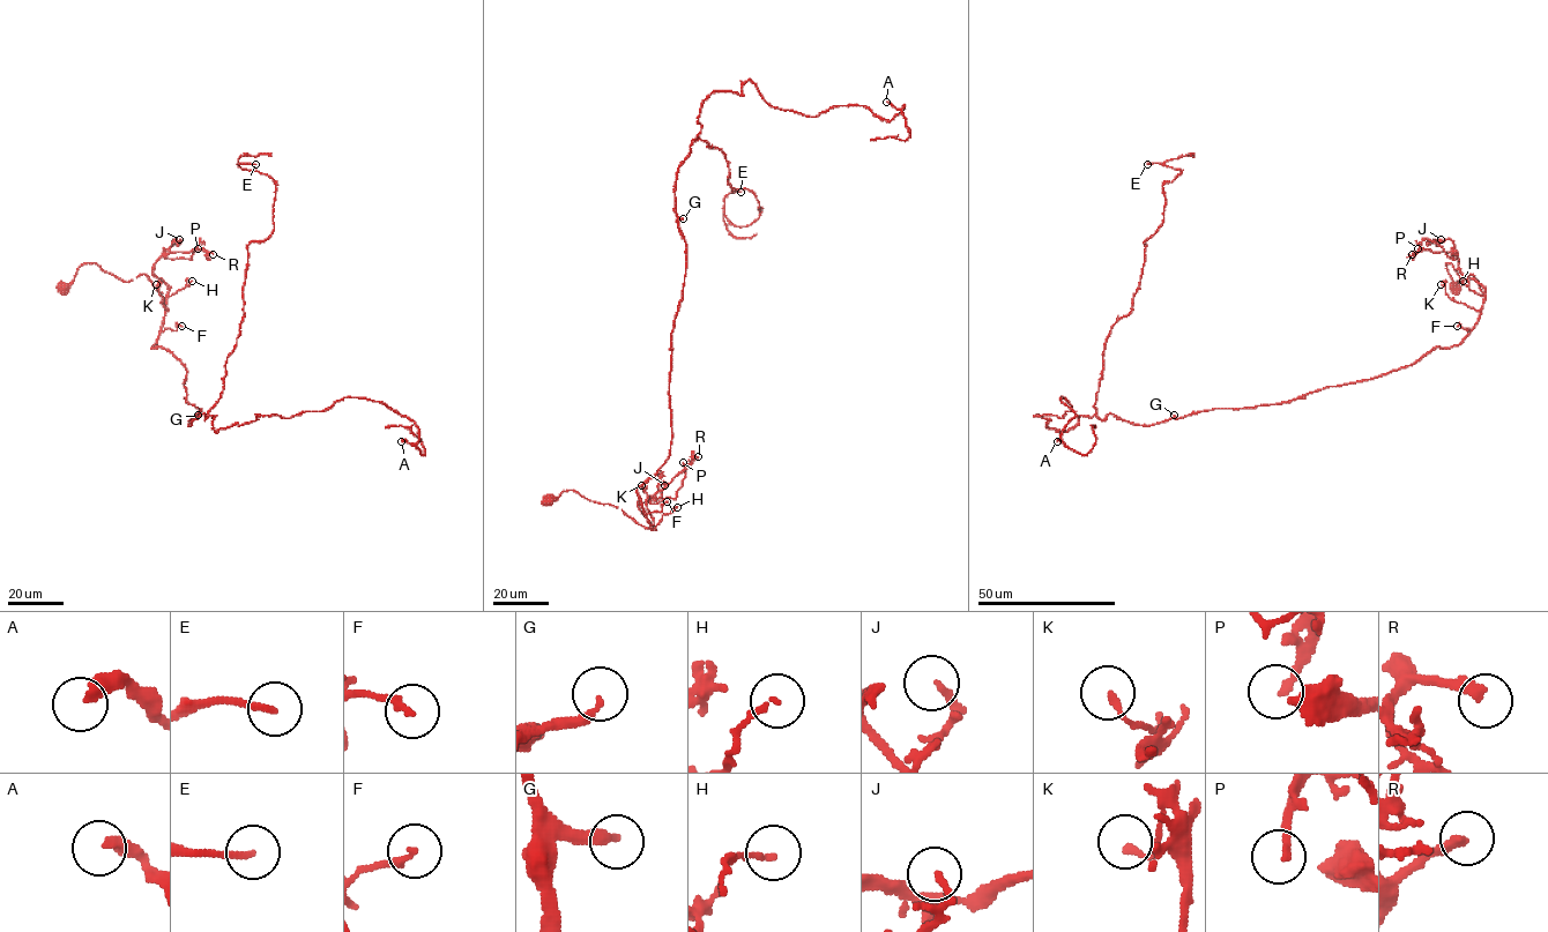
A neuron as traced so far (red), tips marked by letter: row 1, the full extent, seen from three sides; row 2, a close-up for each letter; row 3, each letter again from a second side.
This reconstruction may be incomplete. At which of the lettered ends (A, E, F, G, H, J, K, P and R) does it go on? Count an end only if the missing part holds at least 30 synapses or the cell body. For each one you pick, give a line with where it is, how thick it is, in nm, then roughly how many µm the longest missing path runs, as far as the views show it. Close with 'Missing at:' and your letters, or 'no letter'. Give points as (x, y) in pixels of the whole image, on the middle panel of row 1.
E: (741, 192) | 180 nm | 20 µm
Missing at: E

